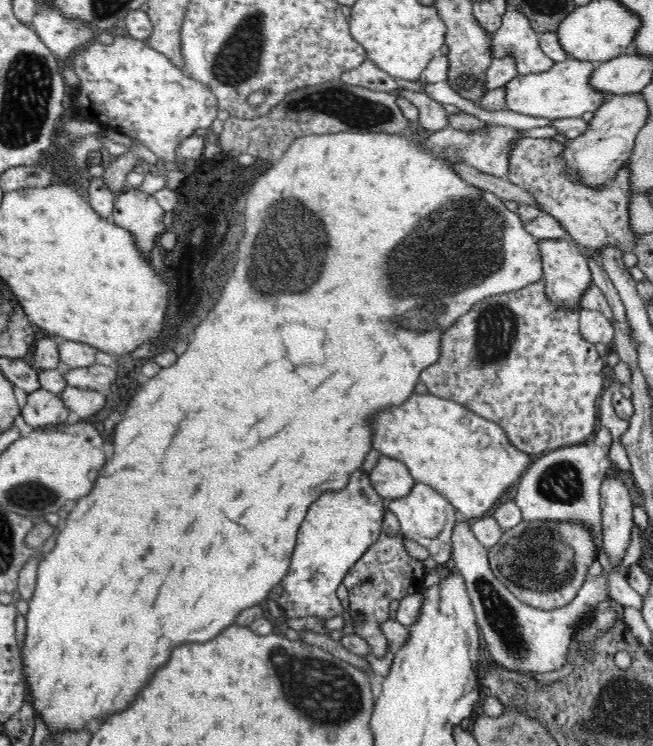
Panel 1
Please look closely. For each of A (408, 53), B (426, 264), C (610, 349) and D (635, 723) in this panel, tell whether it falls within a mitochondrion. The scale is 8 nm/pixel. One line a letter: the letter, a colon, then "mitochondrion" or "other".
A: other
B: mitochondrion
C: other
D: mitochondrion

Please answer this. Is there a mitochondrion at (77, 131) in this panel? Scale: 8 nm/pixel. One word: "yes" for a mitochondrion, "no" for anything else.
no

